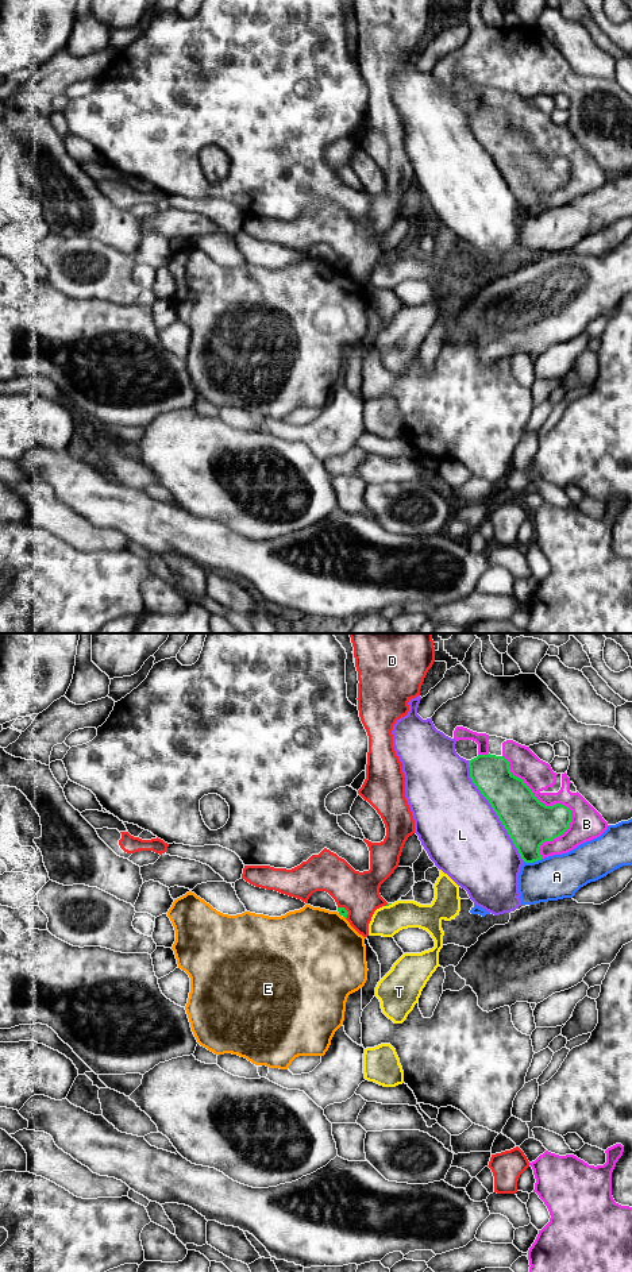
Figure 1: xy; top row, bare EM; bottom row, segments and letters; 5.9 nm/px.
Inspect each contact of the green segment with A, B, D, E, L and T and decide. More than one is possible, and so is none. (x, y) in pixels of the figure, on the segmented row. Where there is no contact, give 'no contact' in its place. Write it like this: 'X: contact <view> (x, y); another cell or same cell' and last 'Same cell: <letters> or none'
A: contact xy (532, 862); another cell
B: contact xy (559, 804); another cell
D: contact xy (346, 910); another cell
E: no contact; another cell
L: contact xy (493, 809); another cell
T: contact xy (389, 904); another cell
Same cell: none

